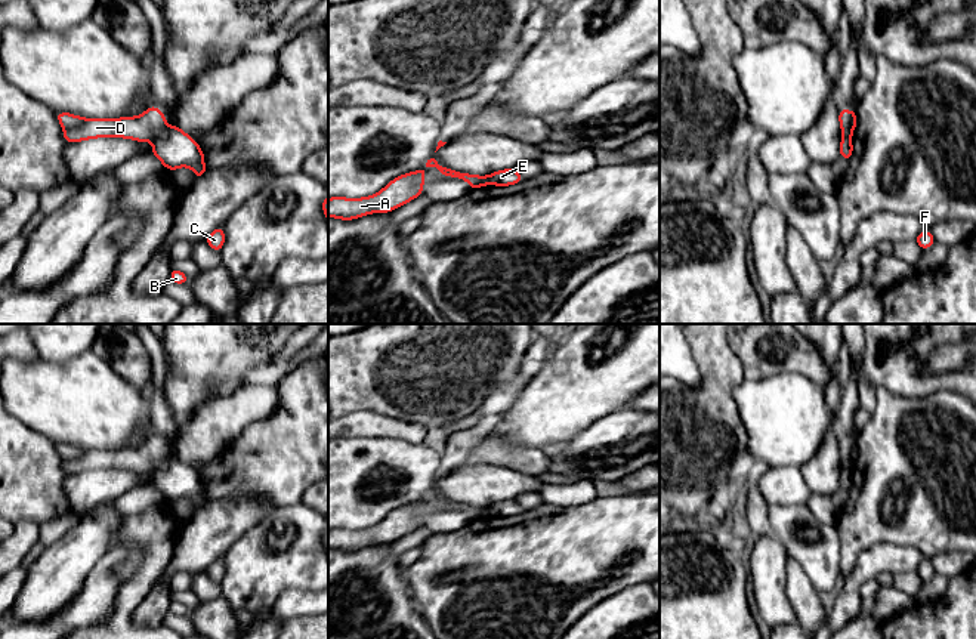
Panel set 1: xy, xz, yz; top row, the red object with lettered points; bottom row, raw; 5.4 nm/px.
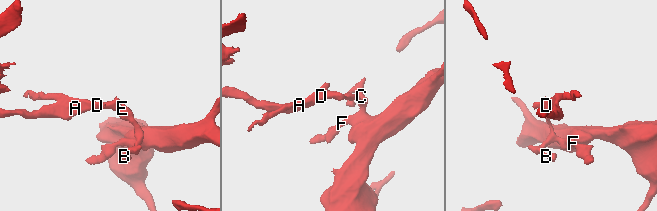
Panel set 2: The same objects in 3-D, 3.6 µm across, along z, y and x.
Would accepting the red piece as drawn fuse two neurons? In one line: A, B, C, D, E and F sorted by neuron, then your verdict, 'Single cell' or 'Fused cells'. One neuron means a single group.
Groups: A D / B C E F. Fused cells

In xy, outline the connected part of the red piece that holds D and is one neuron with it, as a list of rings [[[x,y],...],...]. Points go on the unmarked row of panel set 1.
[[[151,436],[142,447],[123,450],[81,450],[68,444],[56,444],[68,475],[95,469],[126,469],[148,473],[158,469],[167,453],[161,441]]]

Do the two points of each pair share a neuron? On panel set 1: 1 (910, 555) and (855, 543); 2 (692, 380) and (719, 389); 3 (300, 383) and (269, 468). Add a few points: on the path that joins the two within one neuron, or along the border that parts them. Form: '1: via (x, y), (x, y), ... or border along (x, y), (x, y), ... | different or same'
1: border along (905, 546), (874, 543), (859, 553), (849, 574) | different
2: border along (689, 348), (698, 372), (697, 388) | different
3: via (300, 406), (300, 444), (292, 453) | same

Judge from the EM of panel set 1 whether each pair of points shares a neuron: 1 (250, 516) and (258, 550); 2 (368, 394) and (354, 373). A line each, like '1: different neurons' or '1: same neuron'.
1: different neurons
2: same neuron

